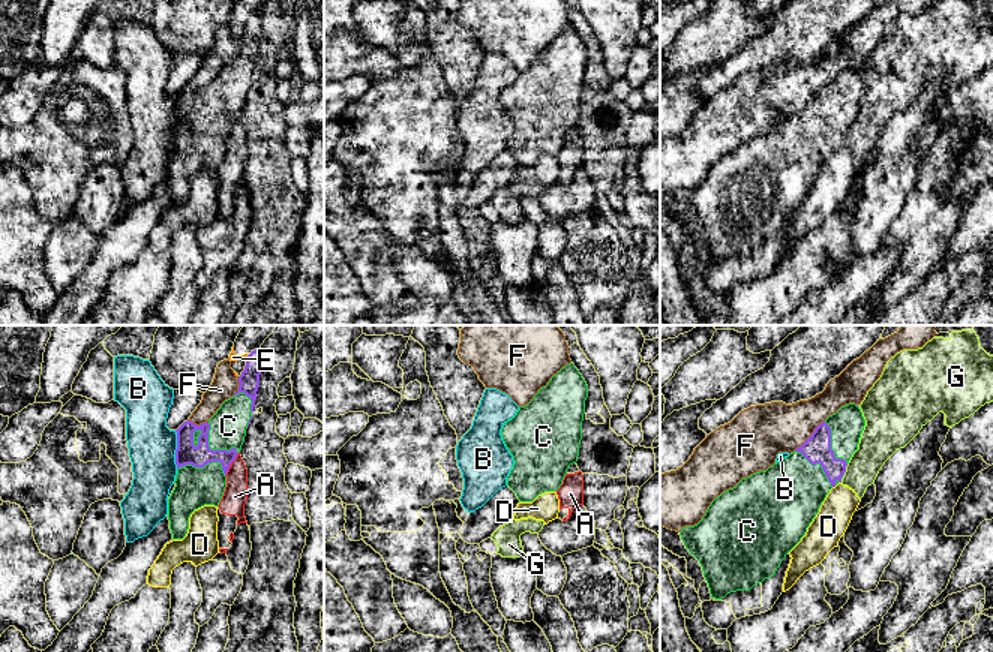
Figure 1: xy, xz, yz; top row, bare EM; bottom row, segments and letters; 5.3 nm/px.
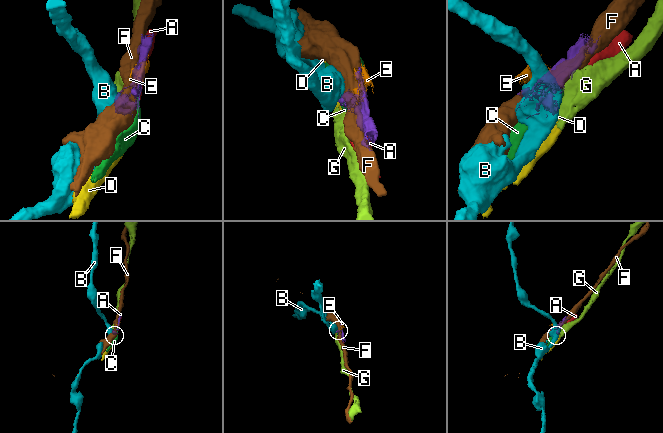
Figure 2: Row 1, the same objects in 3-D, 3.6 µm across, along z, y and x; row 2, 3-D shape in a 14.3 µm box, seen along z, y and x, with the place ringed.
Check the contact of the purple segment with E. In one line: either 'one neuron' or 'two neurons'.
two neurons

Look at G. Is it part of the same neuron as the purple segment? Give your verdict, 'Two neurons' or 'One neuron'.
Two neurons

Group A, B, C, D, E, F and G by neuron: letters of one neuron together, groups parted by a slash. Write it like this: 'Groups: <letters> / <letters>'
Groups: A / B / C / D G / E / F

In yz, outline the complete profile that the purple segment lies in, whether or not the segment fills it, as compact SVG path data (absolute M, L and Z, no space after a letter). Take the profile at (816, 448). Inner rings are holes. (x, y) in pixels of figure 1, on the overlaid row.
M842 406L794 453L766 471L742 478L711 502L698 525L681 529L686 549L702 567L711 598L722 600L730 592L750 591L776 574L786 555L806 535L830 490L842 483L864 426L860 406Z

